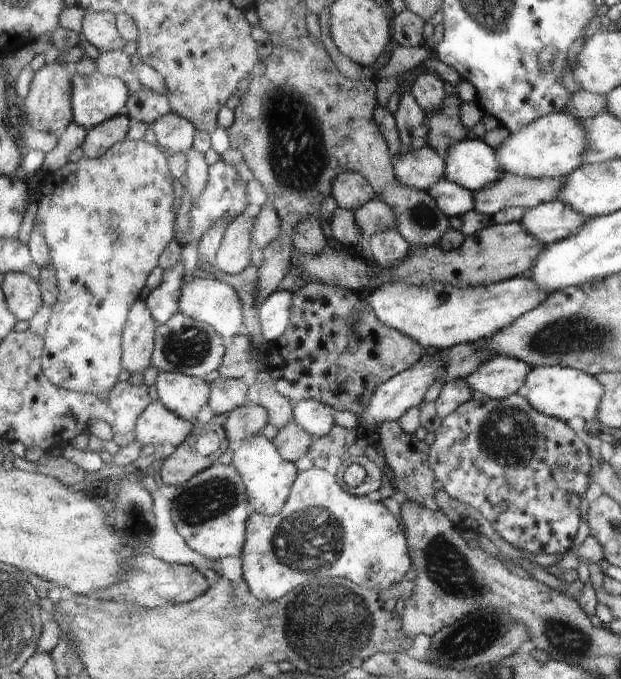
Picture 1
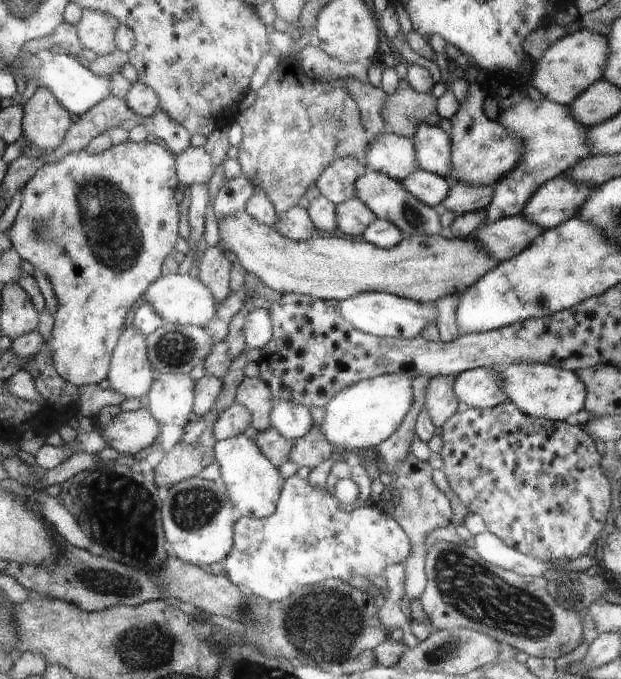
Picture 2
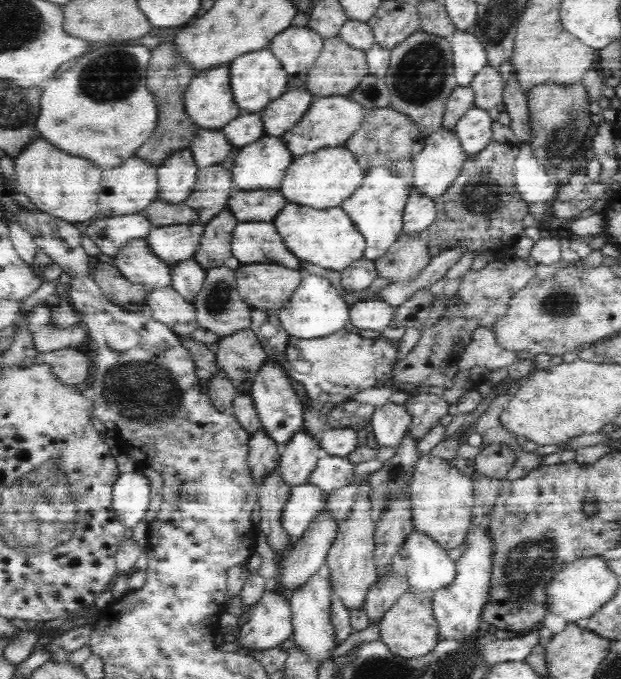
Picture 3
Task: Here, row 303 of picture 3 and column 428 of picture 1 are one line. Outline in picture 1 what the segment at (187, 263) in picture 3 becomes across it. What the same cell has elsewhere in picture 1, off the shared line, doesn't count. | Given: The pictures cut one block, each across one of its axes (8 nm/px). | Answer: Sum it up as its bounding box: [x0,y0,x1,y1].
[427,178,475,217]

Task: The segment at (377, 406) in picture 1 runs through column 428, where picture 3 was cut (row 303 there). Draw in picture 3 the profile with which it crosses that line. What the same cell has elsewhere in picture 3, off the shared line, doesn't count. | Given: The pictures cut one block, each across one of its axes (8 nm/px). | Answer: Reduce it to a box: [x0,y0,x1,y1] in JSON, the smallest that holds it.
[349,297,396,331]

